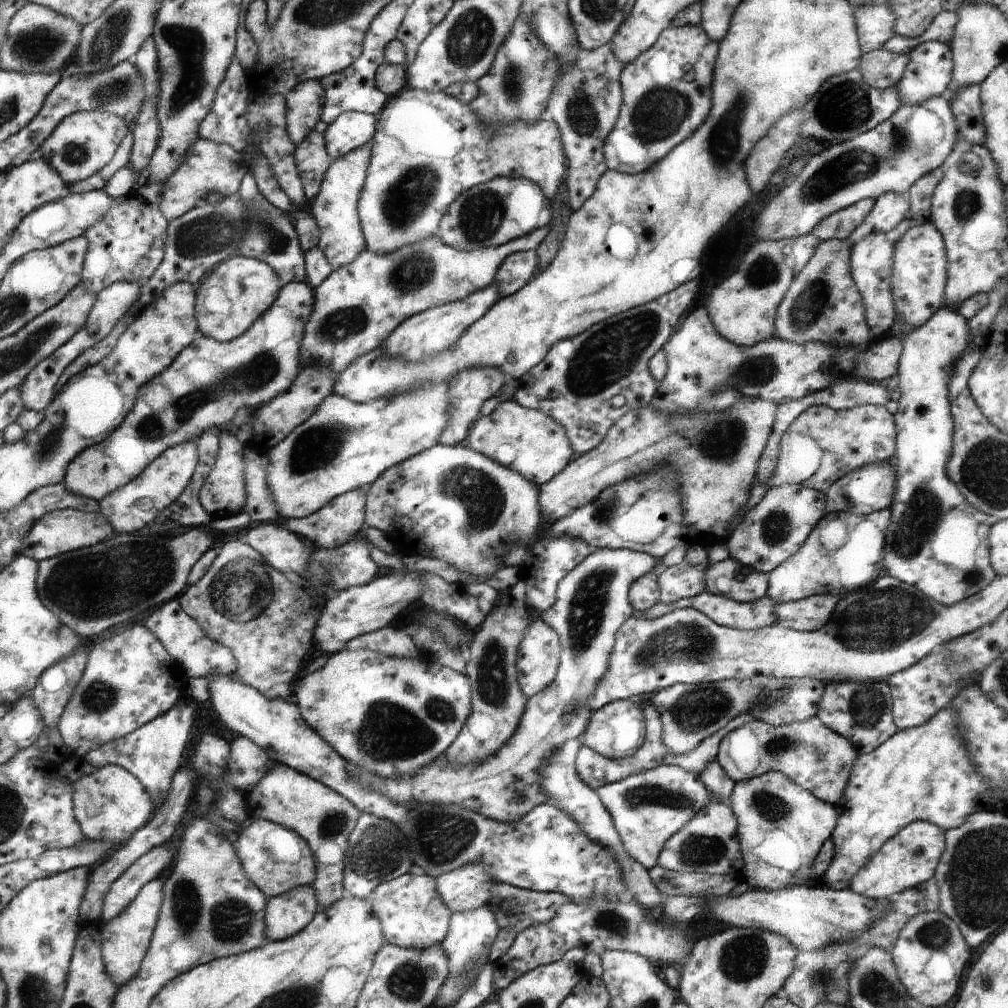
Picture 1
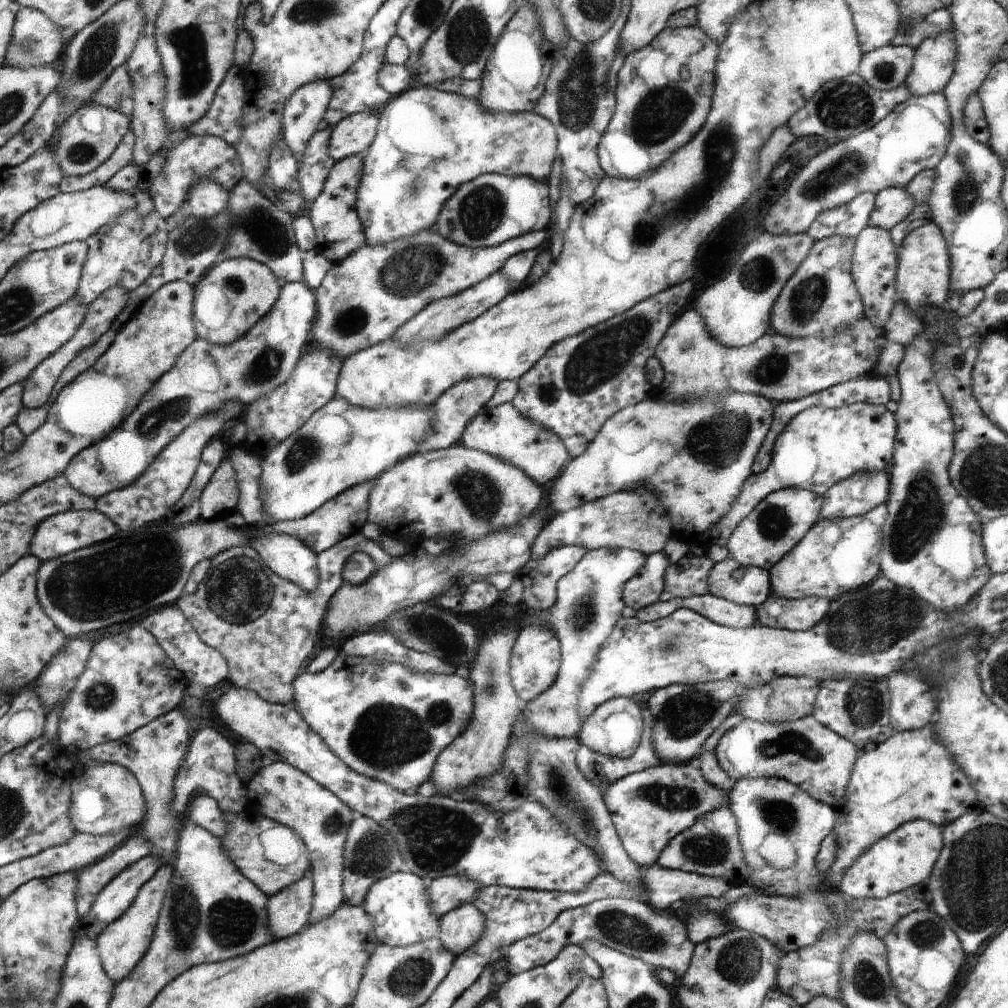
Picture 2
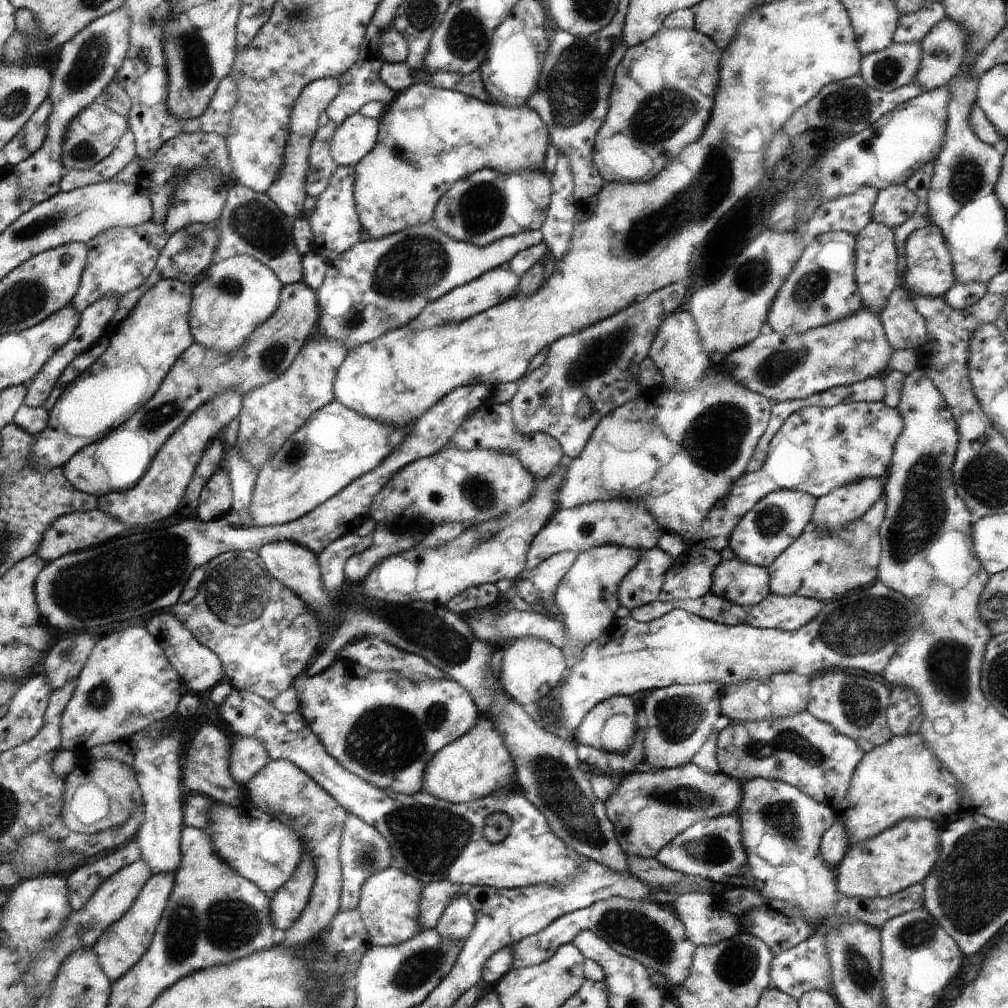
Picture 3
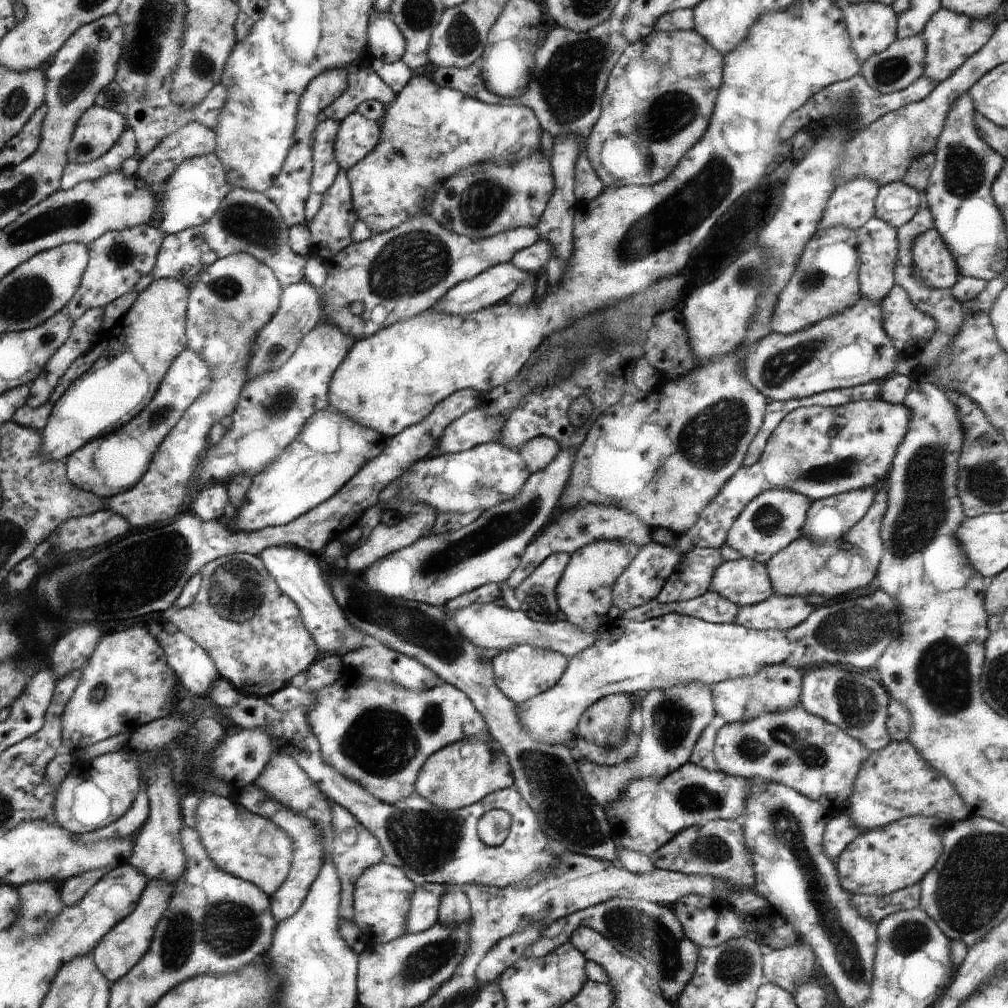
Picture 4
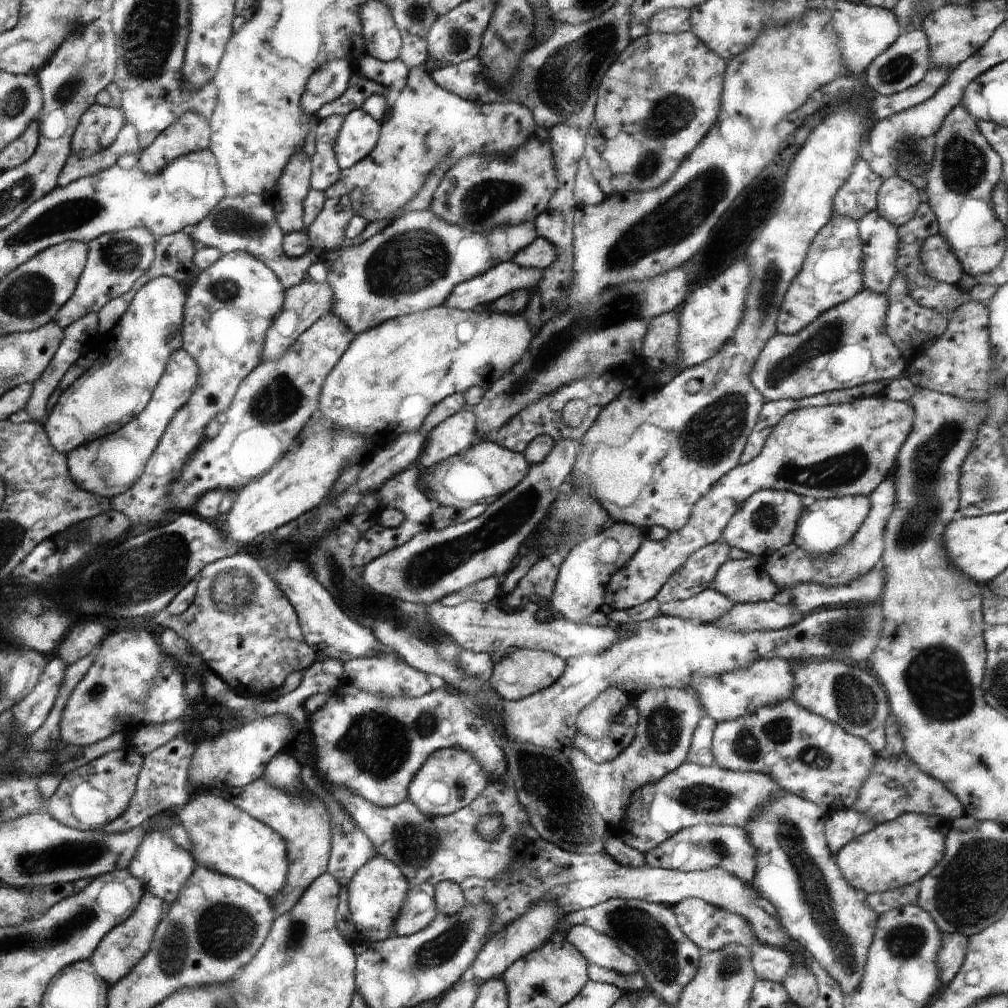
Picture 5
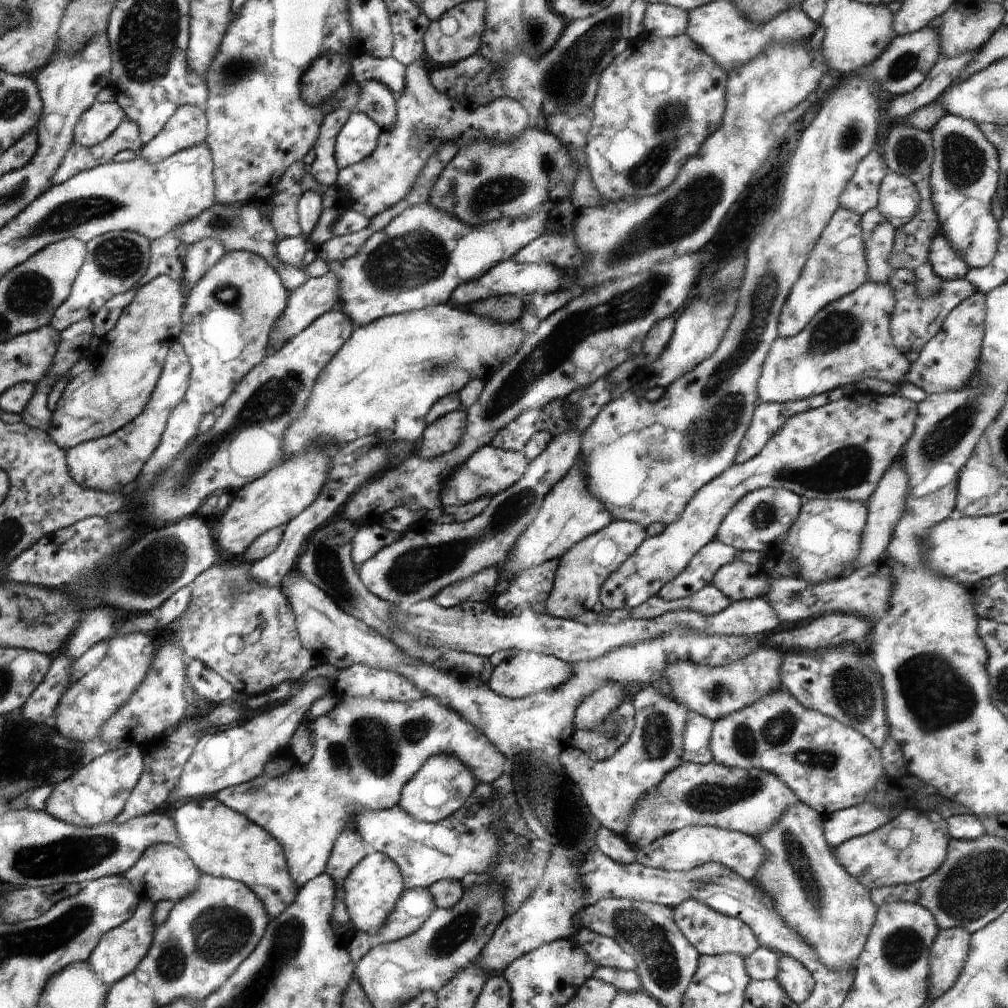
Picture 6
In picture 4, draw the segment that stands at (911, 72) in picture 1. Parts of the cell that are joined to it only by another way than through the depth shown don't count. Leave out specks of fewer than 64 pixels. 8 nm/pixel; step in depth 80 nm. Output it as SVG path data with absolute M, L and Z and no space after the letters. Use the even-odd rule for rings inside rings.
M1003 6L999 8L999 12L994 17L990 17L986 21L979 21L942 7L932 15L923 30L926 51L923 75L935 83L946 80L955 70L963 66L967 58L982 48L993 33L996 24L1003 17Z

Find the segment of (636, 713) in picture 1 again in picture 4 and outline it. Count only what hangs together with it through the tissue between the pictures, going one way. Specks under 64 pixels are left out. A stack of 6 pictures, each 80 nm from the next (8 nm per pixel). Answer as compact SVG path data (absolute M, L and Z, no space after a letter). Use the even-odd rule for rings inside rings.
M624 693L601 698L582 714L578 737L598 746L622 744L632 713L632 702Z

